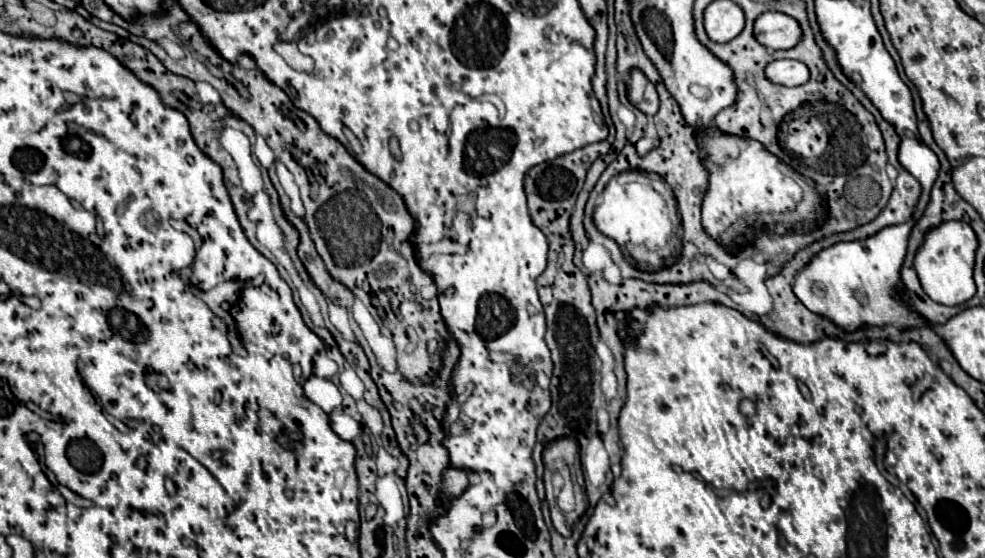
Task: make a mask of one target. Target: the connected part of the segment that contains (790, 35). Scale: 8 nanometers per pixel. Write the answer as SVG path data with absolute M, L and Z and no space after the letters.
M764 12L756 18L754 24L756 40L770 50L788 50L796 46L802 36L798 22L782 12Z

